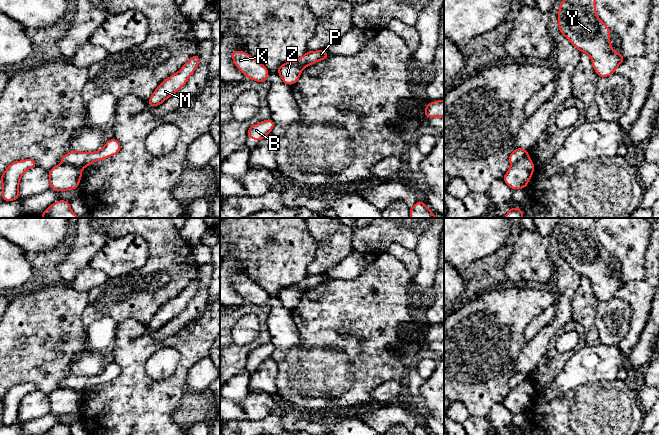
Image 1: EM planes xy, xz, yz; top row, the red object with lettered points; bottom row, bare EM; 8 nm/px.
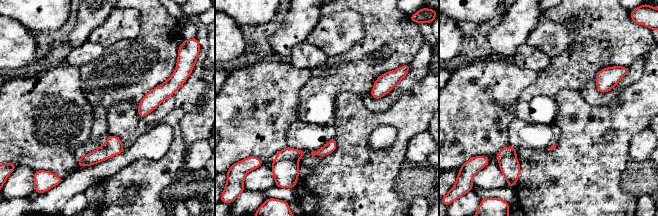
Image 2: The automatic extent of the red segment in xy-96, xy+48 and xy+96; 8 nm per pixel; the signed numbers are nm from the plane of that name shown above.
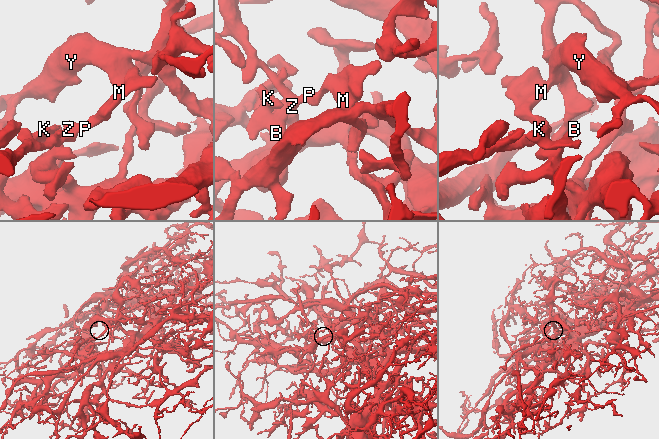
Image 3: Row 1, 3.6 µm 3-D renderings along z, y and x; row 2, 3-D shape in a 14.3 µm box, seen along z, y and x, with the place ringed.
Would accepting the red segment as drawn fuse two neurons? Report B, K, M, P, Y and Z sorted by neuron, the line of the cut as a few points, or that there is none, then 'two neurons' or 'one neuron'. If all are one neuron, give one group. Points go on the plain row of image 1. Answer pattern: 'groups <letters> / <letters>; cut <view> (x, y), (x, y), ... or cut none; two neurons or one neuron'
groups B K M P Y / Z; cut xy (62, 386), (76, 389), (81, 393); two neurons

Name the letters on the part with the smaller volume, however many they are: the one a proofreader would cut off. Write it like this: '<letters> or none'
Z

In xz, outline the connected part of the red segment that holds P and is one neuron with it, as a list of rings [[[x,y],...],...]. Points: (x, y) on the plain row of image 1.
[[[323,273],[318,275],[307,275],[301,282],[295,284],[294,286],[303,292],[314,288],[318,285],[324,284],[329,281],[329,278]]]

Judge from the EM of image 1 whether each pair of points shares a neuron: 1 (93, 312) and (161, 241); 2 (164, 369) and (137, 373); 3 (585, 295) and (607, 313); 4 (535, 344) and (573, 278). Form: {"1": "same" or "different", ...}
{"1": "same", "2": "different", "3": "different", "4": "same"}

